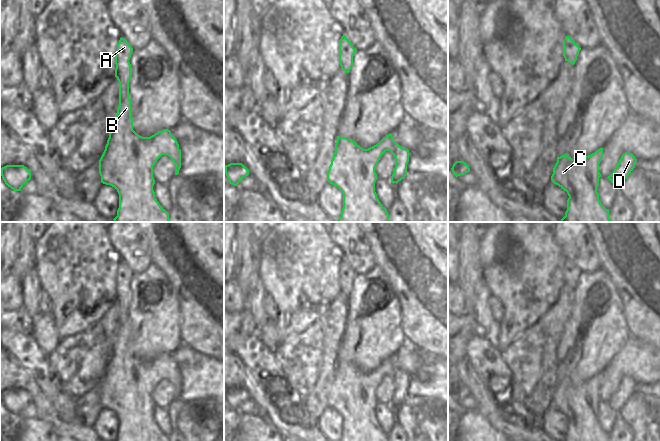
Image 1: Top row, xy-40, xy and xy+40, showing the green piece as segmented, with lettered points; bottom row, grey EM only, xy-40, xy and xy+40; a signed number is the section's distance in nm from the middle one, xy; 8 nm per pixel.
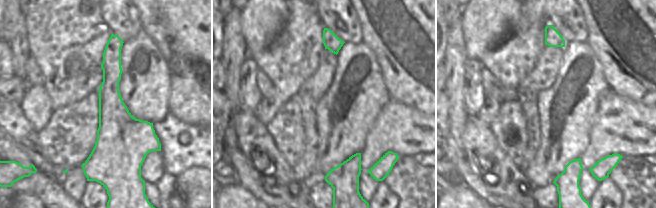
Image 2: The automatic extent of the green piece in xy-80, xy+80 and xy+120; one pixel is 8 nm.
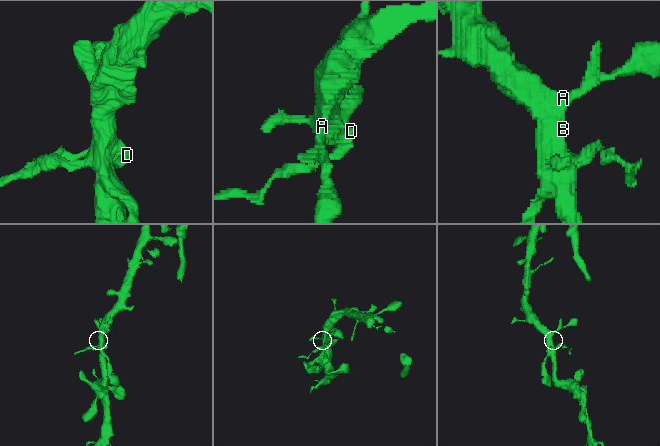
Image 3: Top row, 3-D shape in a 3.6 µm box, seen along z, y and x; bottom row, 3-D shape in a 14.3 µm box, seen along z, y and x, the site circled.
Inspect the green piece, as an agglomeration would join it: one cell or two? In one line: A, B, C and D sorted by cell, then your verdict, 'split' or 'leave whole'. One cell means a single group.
A B C / D | split

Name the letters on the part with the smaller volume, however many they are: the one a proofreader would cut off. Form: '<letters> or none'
D

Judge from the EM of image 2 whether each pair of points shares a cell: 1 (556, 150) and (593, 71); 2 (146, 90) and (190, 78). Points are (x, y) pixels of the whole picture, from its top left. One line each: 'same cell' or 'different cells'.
1: same cell
2: different cells

